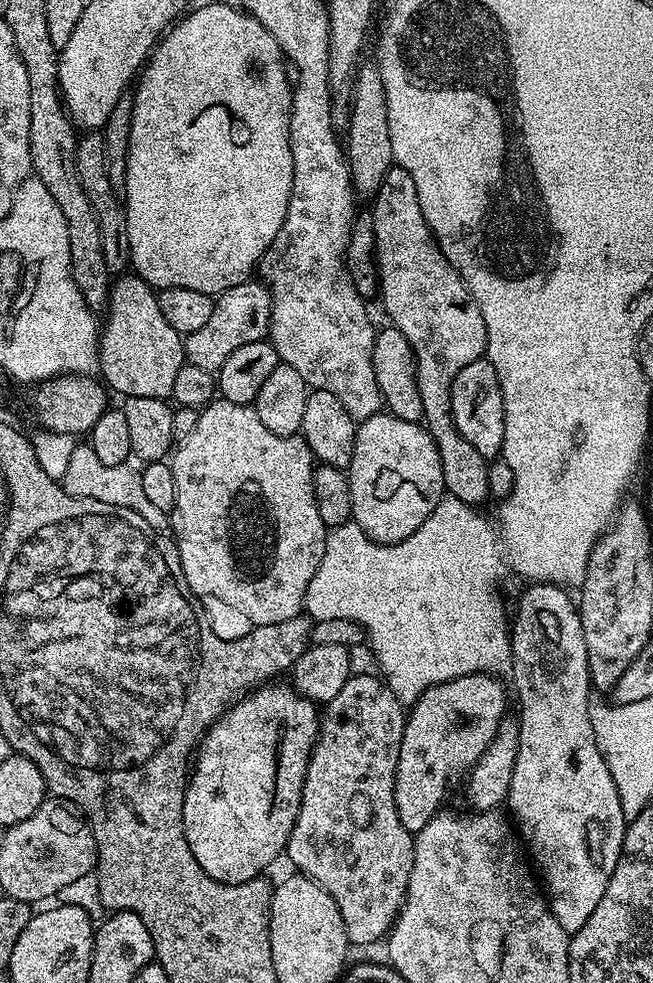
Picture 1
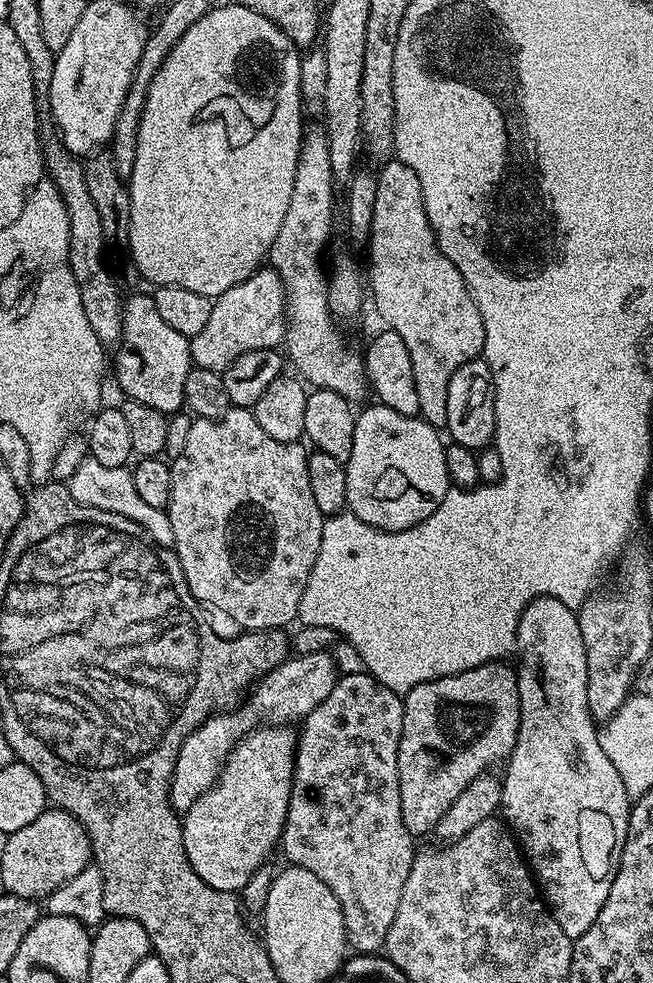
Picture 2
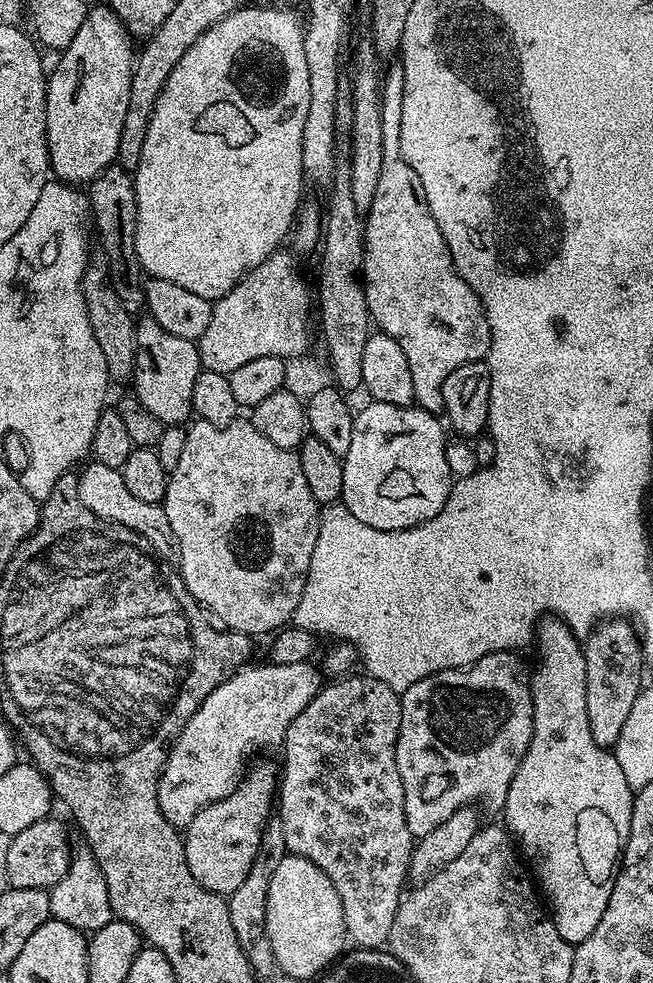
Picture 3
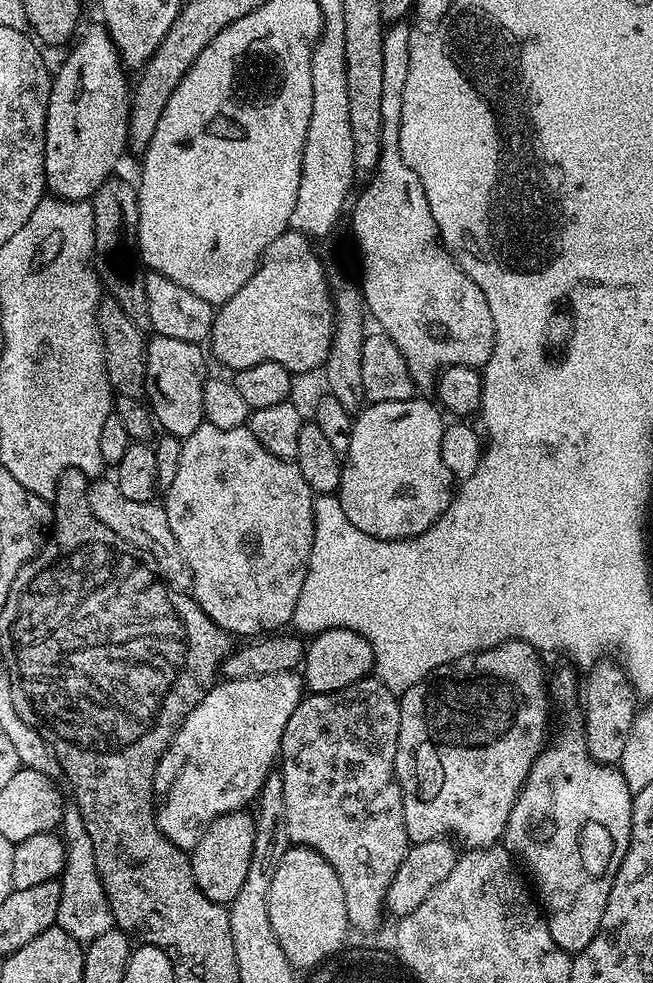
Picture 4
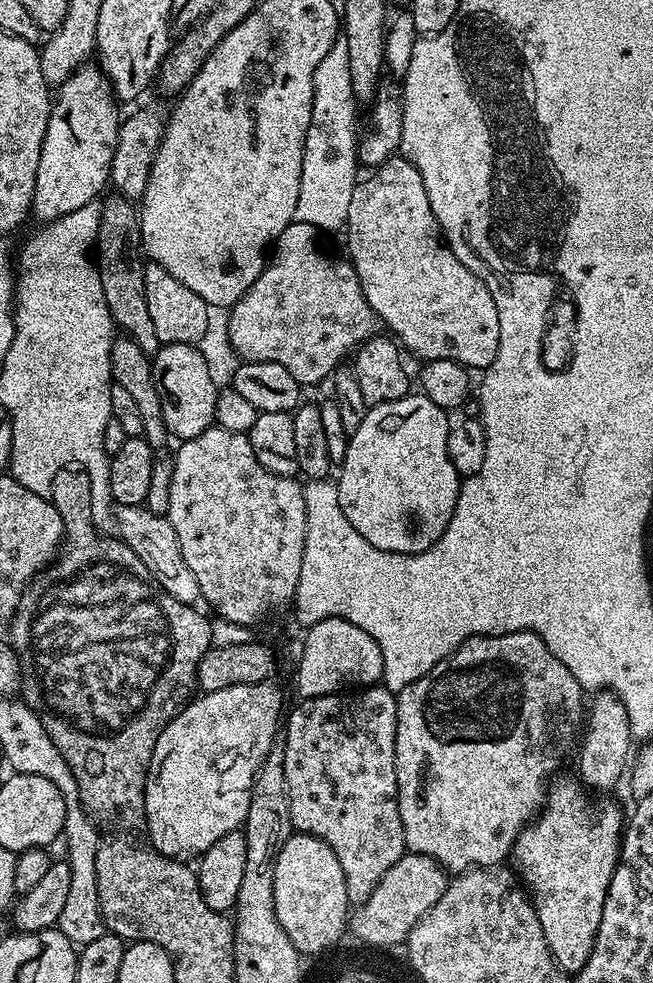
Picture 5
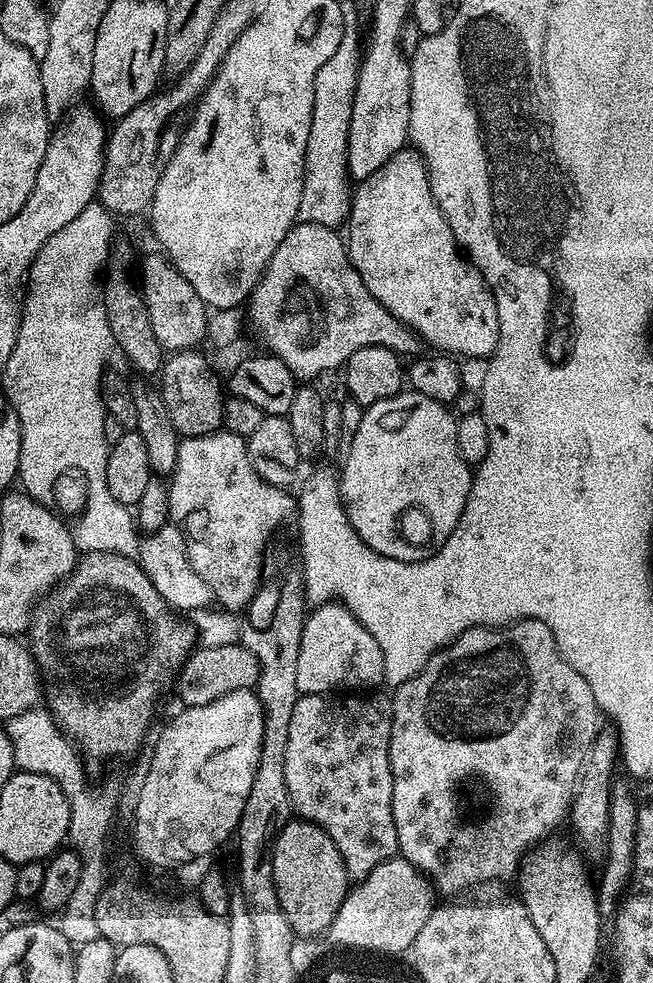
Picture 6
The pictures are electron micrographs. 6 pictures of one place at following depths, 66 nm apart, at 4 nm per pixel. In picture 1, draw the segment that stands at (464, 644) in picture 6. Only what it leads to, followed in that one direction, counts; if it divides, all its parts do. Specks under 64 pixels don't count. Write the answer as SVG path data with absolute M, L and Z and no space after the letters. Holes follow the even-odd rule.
M479 672L478 674L470 674L469 676L459 676L453 680L447 680L441 684L434 684L427 688L425 692L416 699L416 703L411 705L410 711L407 713L404 721L404 733L402 734L402 742L400 743L400 753L398 754L398 766L396 767L396 781L394 782L394 802L398 810L398 818L402 818L402 826L406 826L406 830L410 833L418 833L422 830L422 826L426 826L426 822L433 820L437 812L445 807L444 799L448 796L448 787L452 784L452 779L463 773L469 766L475 764L478 757L486 750L486 746L490 746L490 742L494 742L494 734L498 734L498 726L503 723L508 713L508 696L510 700L510 692L504 689L505 681L499 676L489 676L487 672Z

